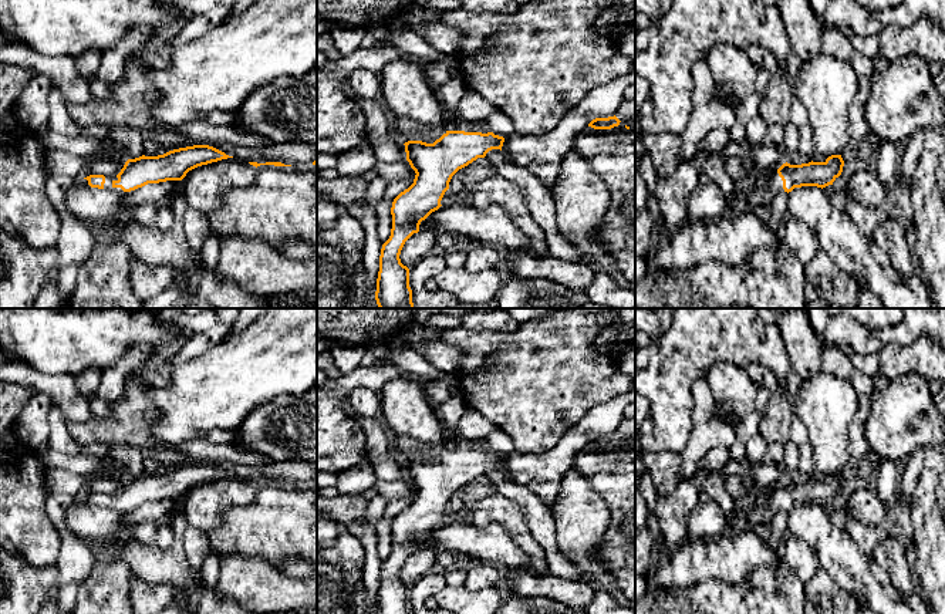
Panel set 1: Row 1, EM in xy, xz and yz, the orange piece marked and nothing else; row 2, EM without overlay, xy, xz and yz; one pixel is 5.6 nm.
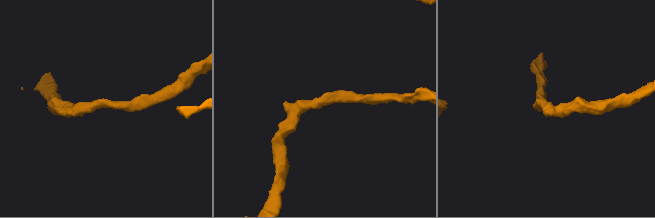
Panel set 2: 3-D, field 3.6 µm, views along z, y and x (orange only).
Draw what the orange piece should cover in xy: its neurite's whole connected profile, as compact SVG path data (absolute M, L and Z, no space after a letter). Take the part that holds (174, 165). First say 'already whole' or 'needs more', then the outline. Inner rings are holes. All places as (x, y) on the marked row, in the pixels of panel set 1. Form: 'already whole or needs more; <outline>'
needs more; M193 145L169 151L158 156L128 159L117 176L90 175L84 181L91 188L131 192L148 183L182 181L198 166L233 158L209 145Z

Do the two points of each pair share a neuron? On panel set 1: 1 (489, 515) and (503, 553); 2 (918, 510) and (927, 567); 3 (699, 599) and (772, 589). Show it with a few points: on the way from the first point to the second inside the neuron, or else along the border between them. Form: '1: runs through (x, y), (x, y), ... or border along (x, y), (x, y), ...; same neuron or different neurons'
1: border along (469, 520), (476, 526), (499, 523), (517, 545); different neurons
2: runs through (927, 525), (927, 553); same neuron
3: runs through (718, 599), (753, 596); same neuron

